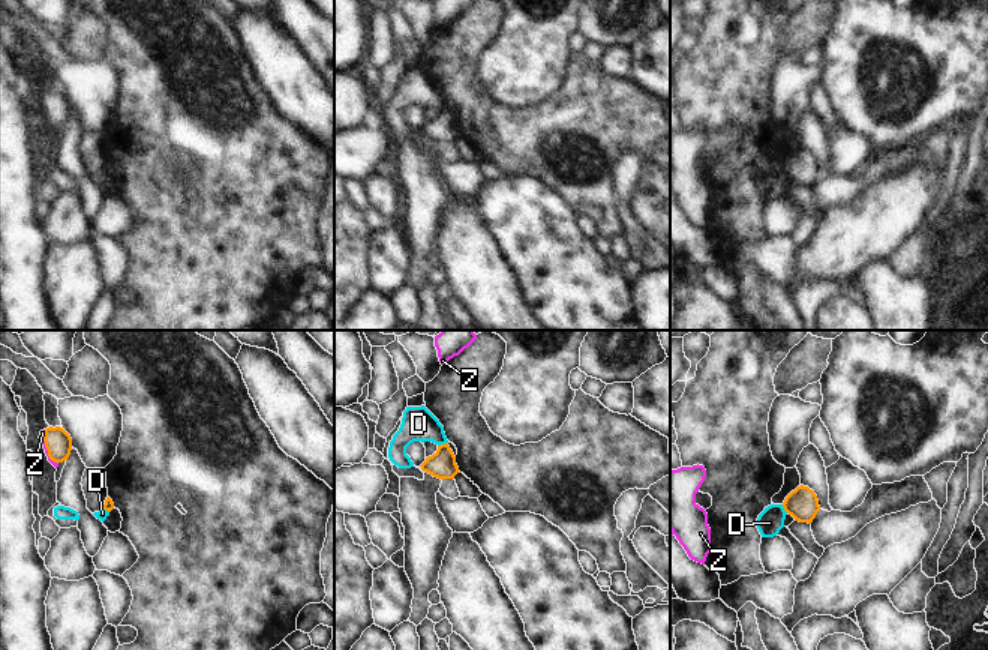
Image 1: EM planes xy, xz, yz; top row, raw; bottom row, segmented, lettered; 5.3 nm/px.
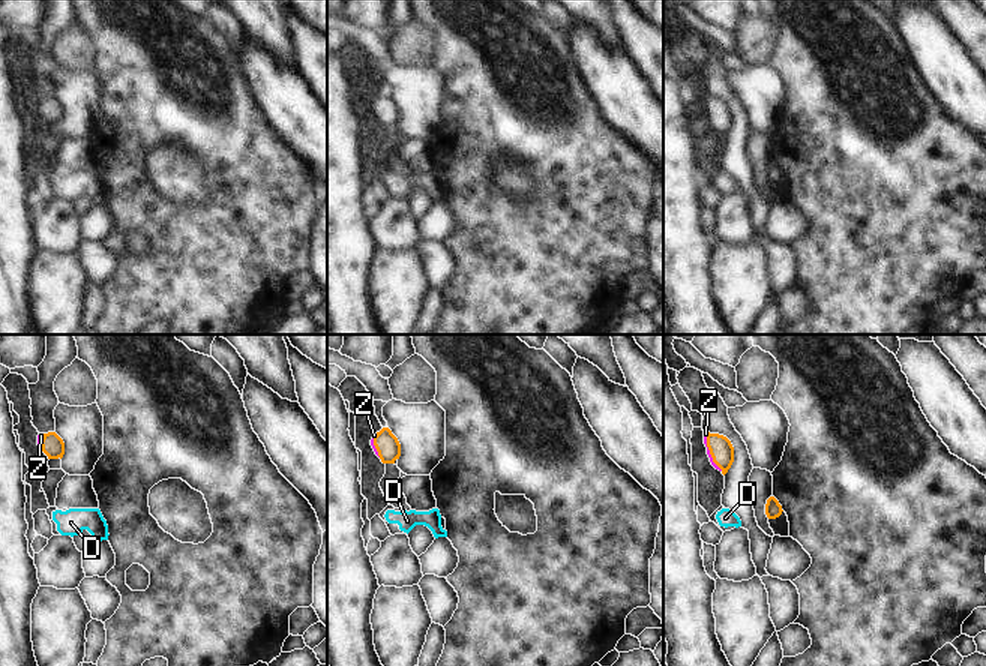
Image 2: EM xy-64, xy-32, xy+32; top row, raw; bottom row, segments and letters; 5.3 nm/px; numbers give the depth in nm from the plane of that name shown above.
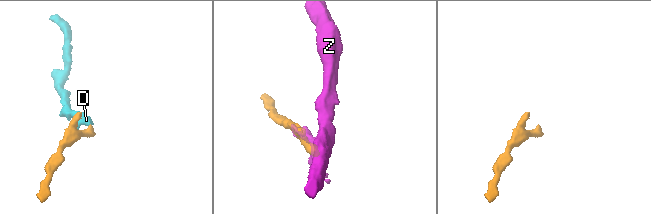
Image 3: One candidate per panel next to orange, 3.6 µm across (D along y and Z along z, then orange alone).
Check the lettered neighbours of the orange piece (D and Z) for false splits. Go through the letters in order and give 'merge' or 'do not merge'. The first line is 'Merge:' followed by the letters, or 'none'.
Merge: Z
D: do not merge
Z: merge

